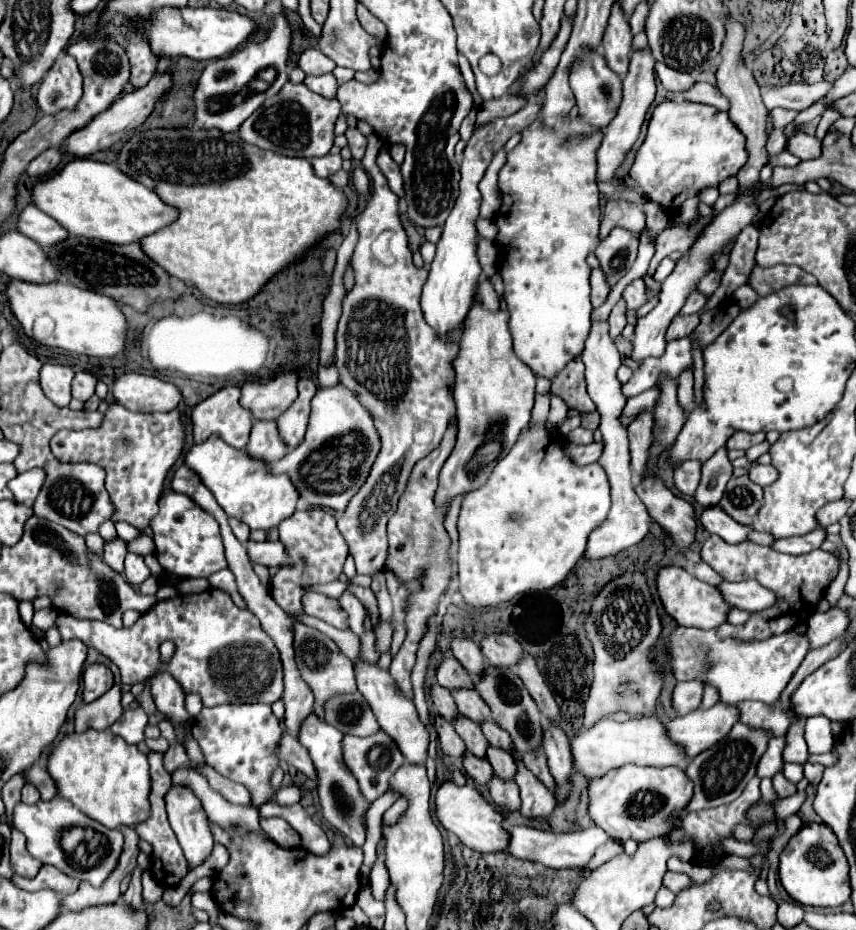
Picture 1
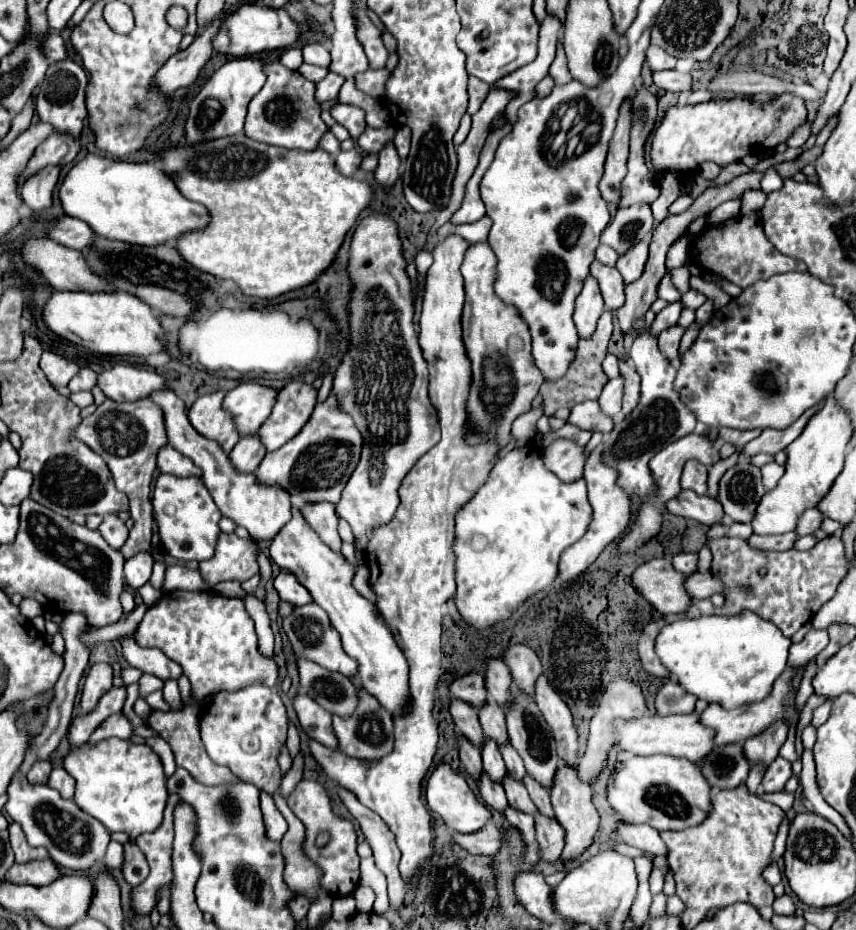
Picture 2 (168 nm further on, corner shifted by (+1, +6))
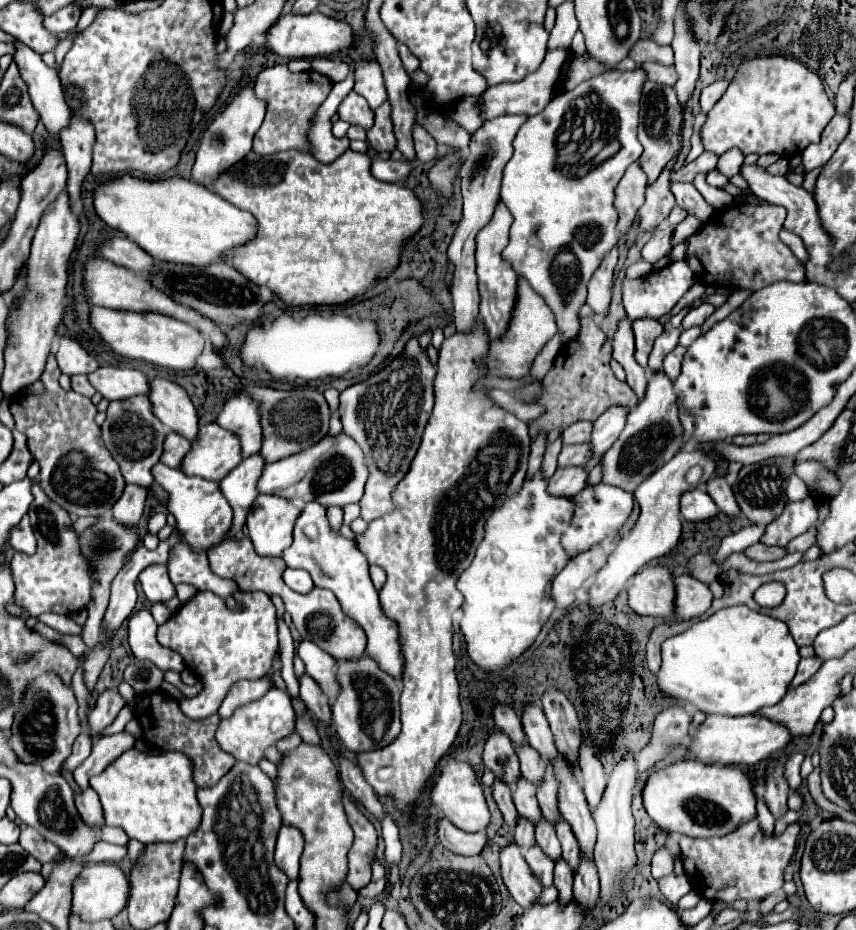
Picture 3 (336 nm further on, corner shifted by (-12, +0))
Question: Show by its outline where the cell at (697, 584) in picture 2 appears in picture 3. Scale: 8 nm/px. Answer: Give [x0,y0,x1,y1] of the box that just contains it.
[675,576,713,620]

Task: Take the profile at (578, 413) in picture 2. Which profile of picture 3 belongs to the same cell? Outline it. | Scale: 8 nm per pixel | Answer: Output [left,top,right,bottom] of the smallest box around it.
[563,420,593,444]

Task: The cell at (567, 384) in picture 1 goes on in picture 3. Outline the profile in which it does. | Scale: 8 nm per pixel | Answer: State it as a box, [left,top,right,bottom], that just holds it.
[529,318,637,436]

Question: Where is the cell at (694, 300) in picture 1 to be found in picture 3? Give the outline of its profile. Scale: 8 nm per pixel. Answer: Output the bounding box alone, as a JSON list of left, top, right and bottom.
[649,328,683,374]

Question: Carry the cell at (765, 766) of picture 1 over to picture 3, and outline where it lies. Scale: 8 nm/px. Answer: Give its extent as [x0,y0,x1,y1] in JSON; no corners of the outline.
[756,799,775,834]

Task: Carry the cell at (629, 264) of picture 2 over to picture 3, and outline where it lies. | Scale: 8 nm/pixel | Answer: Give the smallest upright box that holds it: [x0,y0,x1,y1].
[641,228,673,264]

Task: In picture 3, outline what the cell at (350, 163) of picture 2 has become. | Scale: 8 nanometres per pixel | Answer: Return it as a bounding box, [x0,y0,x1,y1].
[371,158,411,182]

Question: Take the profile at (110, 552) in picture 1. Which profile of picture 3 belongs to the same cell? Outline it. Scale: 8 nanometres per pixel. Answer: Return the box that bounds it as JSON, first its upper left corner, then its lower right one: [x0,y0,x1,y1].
[113,484,147,528]

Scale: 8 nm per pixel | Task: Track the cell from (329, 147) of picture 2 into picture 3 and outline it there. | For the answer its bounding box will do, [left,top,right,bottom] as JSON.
[309,74,353,164]

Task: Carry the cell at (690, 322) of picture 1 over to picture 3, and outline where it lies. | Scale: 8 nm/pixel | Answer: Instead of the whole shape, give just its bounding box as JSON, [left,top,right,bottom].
[663,346,687,380]

